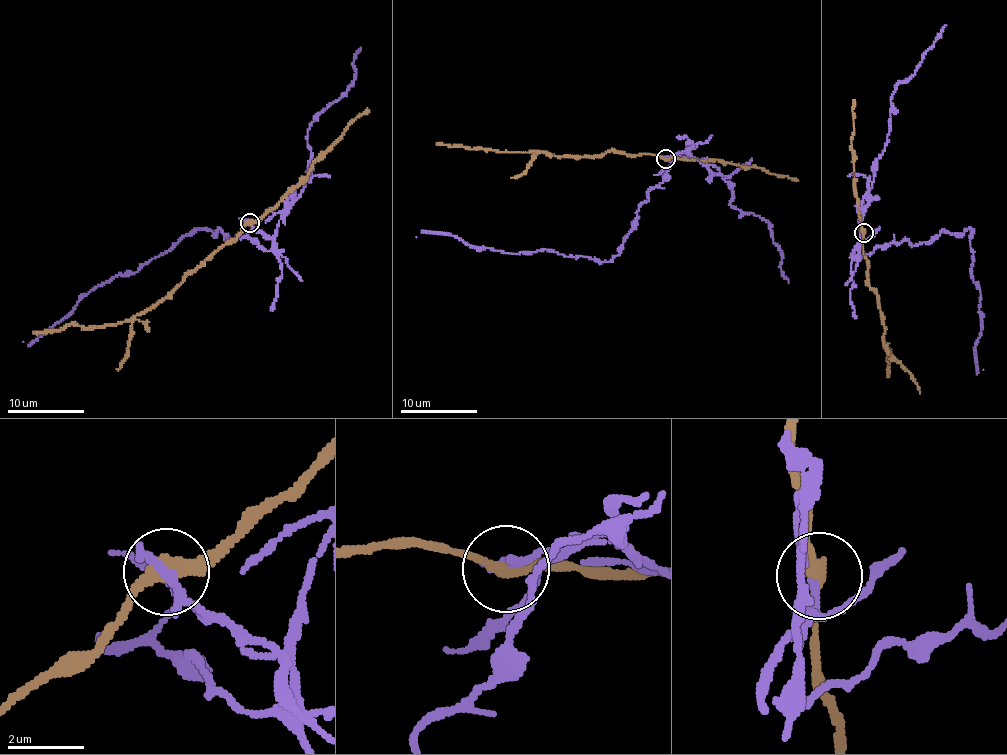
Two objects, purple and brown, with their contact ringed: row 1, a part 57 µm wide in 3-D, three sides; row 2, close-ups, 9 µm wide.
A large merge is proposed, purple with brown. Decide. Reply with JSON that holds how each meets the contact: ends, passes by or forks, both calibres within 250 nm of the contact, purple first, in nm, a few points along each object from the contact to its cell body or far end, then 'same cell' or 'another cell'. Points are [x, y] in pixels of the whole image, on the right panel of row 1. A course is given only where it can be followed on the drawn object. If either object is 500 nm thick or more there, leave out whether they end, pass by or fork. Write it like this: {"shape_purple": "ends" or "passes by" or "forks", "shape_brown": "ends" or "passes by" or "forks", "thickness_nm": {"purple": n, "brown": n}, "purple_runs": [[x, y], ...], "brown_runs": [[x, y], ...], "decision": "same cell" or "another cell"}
{"shape_purple": "ends", "shape_brown": "passes by", "thickness_nm": {"purple": 300, "brown": 360}, "purple_runs": [[863, 233], [861, 259], [878, 247], [971, 229], [971, 278], [980, 290], [975, 345], [983, 370]], "brown_runs": [[863, 233], [867, 283], [876, 295], [883, 322], [883, 346], [889, 360], [887, 375]], "decision": "another cell"}

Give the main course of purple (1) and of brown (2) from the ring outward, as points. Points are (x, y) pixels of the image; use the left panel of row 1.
1: (250, 223), (273, 249), (192, 230), (23, 342)
2: (250, 223), (197, 265), (160, 300), (129, 319), (91, 327), (66, 324), (58, 329), (33, 333)

